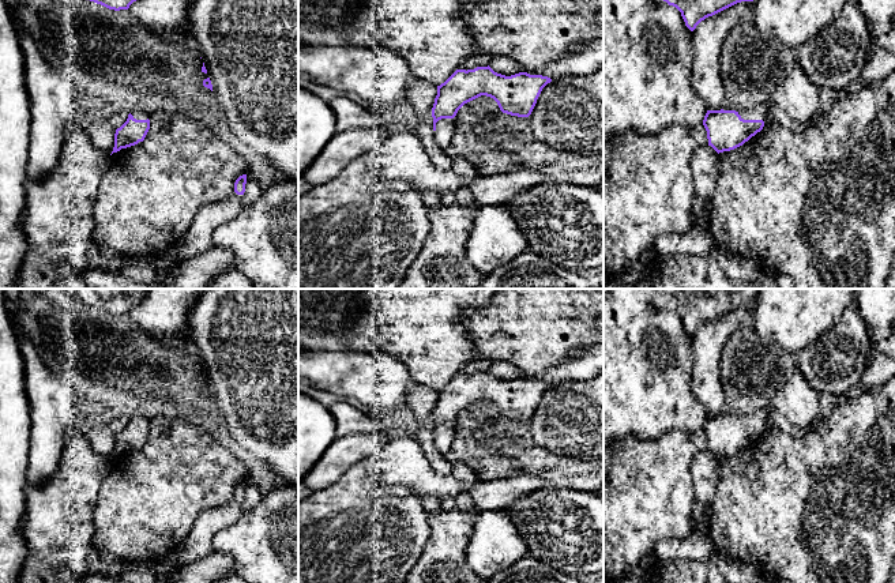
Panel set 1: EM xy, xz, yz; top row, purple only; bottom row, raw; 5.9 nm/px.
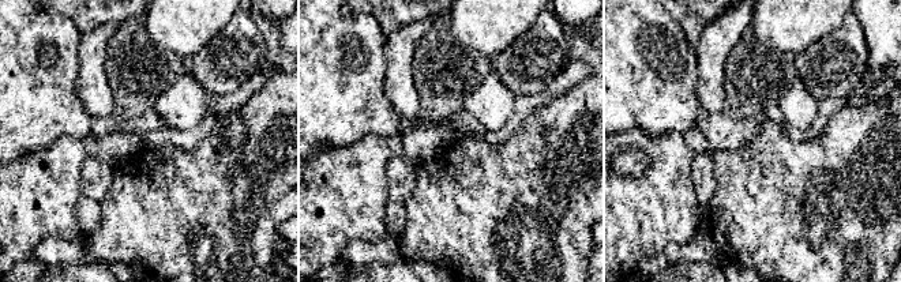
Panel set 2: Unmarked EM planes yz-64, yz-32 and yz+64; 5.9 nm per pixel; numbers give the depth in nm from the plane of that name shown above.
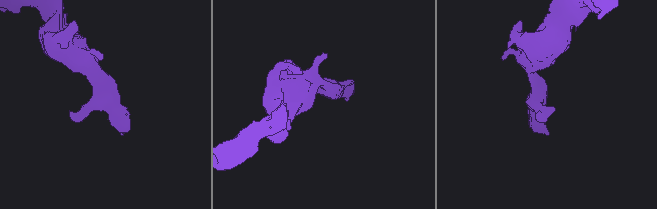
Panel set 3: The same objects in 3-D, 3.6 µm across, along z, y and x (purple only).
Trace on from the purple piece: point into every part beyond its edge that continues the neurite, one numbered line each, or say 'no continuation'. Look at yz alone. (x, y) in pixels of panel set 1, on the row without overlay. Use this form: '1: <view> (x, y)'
1: yz (759, 417)

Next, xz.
1: xz (444, 433)

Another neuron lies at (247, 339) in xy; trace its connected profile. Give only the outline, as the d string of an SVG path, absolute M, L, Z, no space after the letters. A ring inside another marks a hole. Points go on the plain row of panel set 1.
M204 289L185 332L199 354L230 441L298 490L298 289Z

